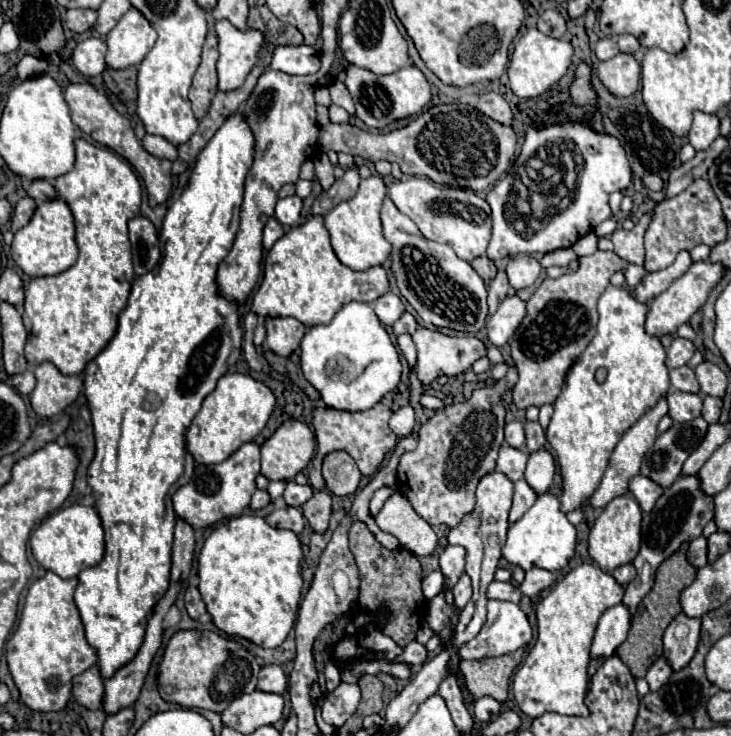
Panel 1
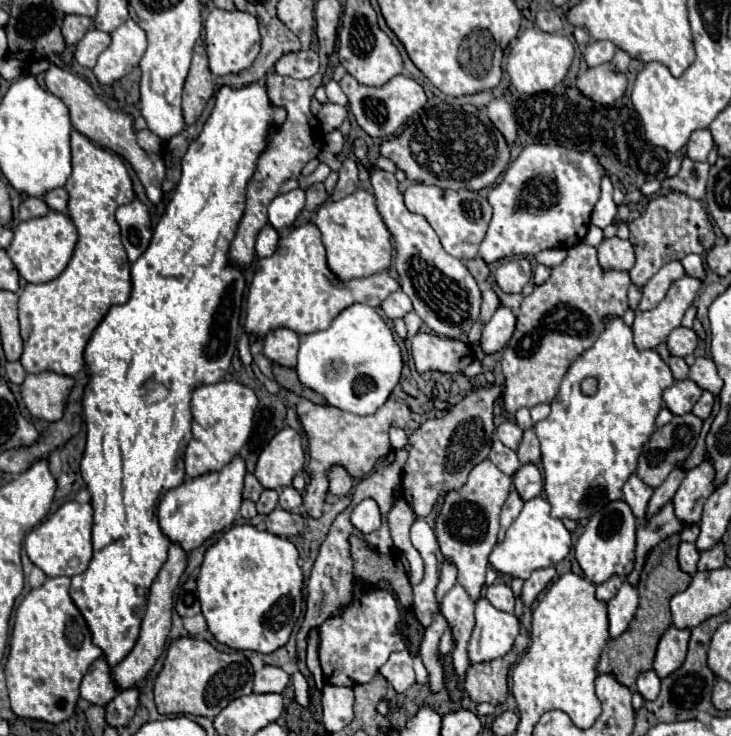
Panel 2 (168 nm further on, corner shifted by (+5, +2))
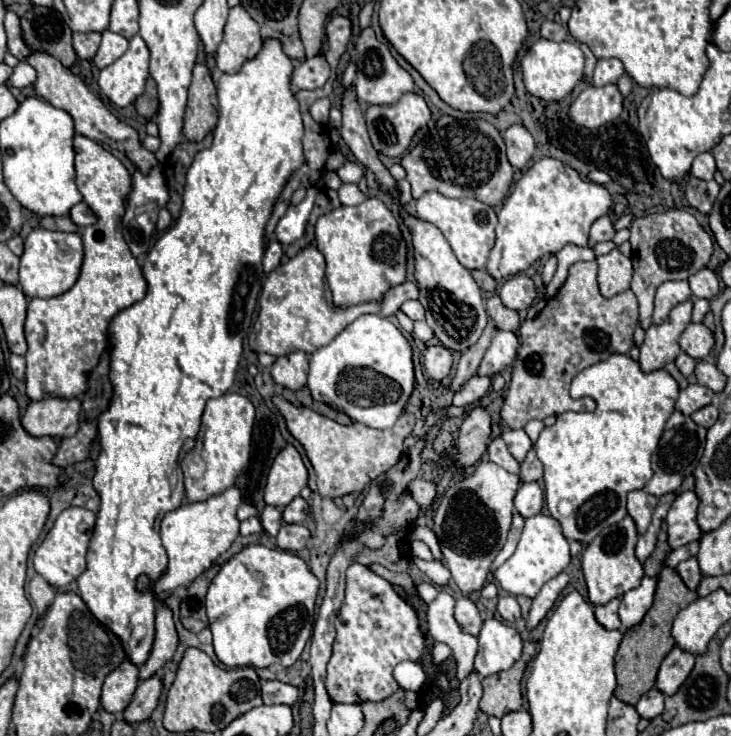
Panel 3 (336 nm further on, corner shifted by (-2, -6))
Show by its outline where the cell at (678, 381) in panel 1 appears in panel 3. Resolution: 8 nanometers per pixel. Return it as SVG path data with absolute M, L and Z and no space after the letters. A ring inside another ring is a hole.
M680 353L678 359L676 359L676 367L680 369L680 373L682 373L684 377L688 377L688 375L694 371L694 365L696 365L696 359L692 359L692 357L686 355L686 353Z

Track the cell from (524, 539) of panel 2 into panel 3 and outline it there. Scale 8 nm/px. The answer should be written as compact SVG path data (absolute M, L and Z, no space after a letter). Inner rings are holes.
M540 513L526 521L514 555L496 571L494 577L506 593L534 599L542 589L542 585L552 577L556 577L558 573L562 573L568 565L570 565L570 549L568 549L568 541L562 535L560 523L550 515Z

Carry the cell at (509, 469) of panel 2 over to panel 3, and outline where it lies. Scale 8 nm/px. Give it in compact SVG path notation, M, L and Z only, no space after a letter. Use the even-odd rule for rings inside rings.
M496 437L496 439L492 439L492 441L488 443L488 457L490 457L490 461L498 463L498 465L504 467L506 471L510 471L510 473L514 473L514 475L520 473L520 463L510 455L506 443L504 443L500 437Z

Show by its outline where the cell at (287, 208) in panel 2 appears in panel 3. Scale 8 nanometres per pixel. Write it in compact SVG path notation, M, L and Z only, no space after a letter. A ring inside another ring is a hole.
M317 185L309 187L306 199L300 205L290 205L286 215L278 221L278 225L276 225L276 239L282 245L290 245L290 243L294 243L296 239L300 239L304 235L310 211L314 207L315 198L320 190L320 187Z

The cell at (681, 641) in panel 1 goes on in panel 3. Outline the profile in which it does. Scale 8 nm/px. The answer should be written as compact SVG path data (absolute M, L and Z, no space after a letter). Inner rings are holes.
M674 647L660 665L660 671L656 677L656 689L662 695L674 695L690 675L692 667L694 667L694 655Z

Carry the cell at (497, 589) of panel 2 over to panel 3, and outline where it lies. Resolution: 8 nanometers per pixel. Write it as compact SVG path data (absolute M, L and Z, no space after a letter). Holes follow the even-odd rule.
M504 595L498 599L498 605L496 605L496 611L500 613L500 617L508 623L514 623L520 619L520 605L516 601L514 595Z

